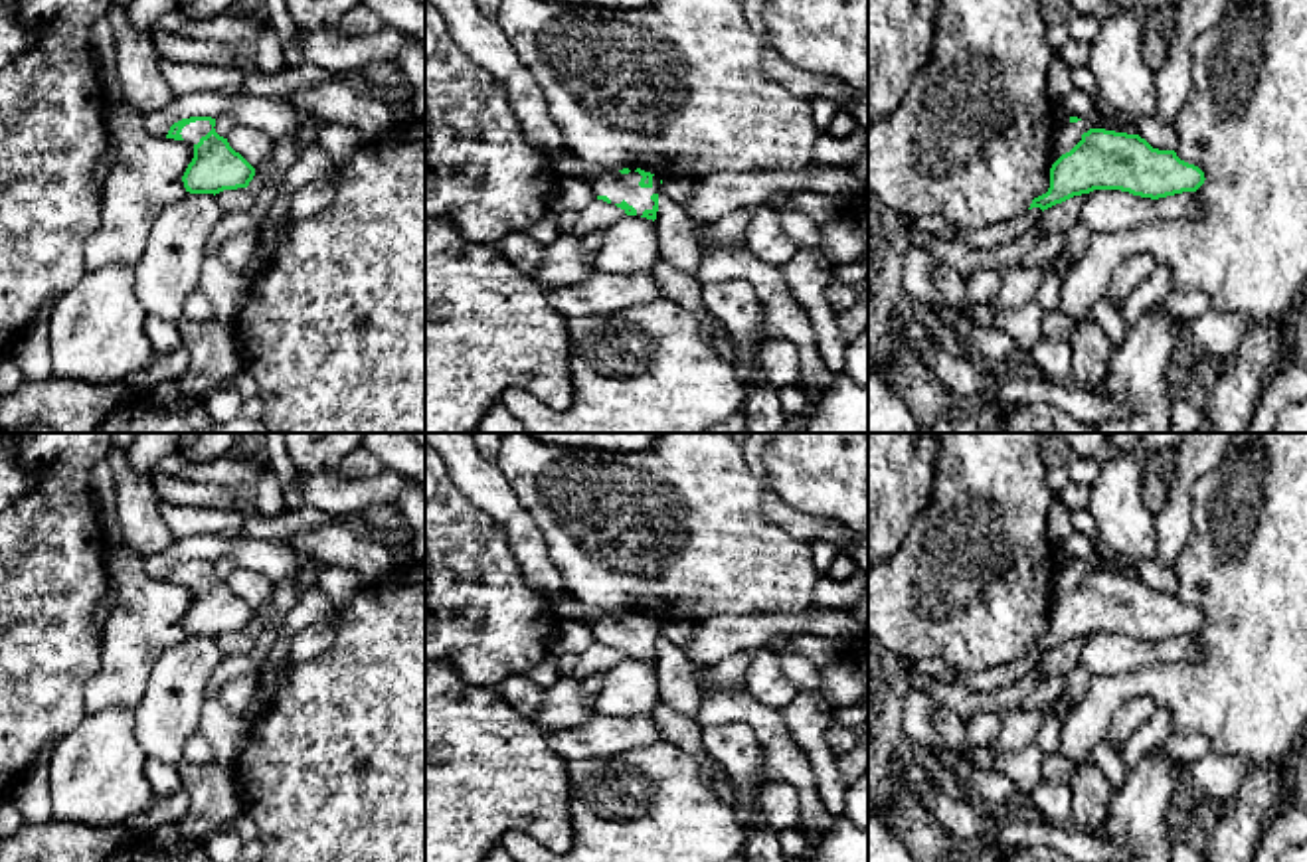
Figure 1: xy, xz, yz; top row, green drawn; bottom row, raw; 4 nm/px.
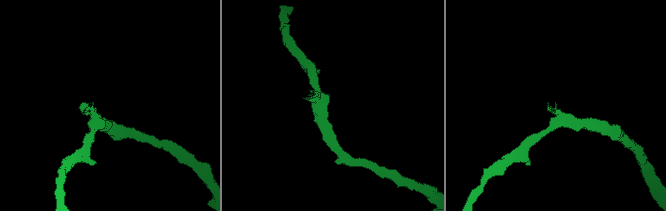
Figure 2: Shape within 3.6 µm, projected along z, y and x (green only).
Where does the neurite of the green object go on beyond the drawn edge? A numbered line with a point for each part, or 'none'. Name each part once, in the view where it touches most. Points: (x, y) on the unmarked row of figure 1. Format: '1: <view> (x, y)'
1: xy (194, 574)

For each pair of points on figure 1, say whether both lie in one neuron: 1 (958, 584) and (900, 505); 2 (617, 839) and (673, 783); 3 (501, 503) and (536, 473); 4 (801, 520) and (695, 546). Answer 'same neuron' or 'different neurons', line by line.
1: different neurons
2: same neuron
3: different neurons
4: different neurons

